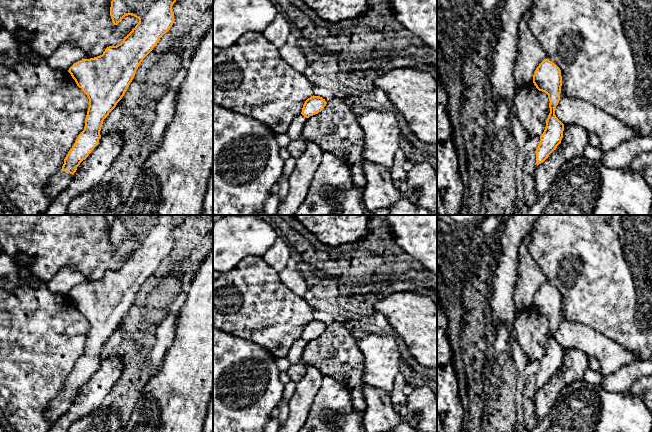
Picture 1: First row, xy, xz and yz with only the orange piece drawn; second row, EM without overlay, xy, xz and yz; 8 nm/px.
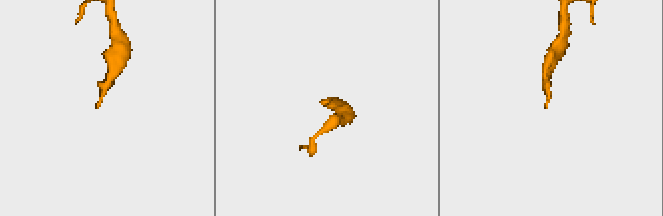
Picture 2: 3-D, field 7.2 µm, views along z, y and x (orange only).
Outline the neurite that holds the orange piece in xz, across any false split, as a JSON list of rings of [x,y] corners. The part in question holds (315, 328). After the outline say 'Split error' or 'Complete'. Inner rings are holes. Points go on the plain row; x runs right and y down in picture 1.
[[[313,319],[305,325],[301,338],[304,341],[309,342],[310,340],[321,336],[326,328],[327,326],[325,325],[325,323],[320,320]]]. Complete

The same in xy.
[[[114,215],[110,231],[113,248],[117,249],[128,239],[138,242],[139,247],[124,261],[120,268],[107,271],[100,280],[82,283],[74,287],[68,294],[77,310],[87,319],[89,331],[84,354],[78,359],[65,381],[62,393],[53,399],[48,406],[46,418],[51,425],[68,411],[77,391],[98,369],[104,343],[124,320],[143,283],[172,251],[174,247],[172,230],[175,226],[174,215]]]. Split error

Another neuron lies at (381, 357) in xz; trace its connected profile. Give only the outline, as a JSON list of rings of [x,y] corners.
[[[370,334],[358,340],[365,384],[390,393],[399,371],[401,354],[392,335]]]

